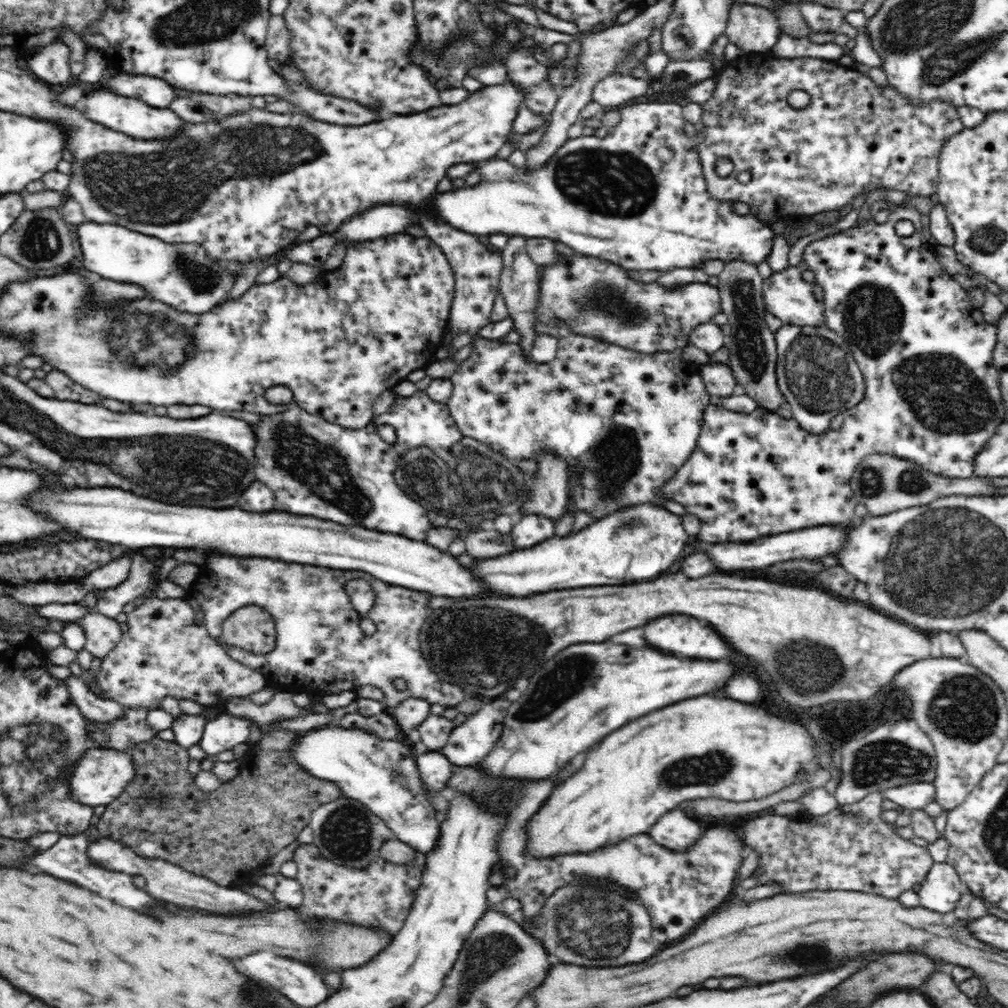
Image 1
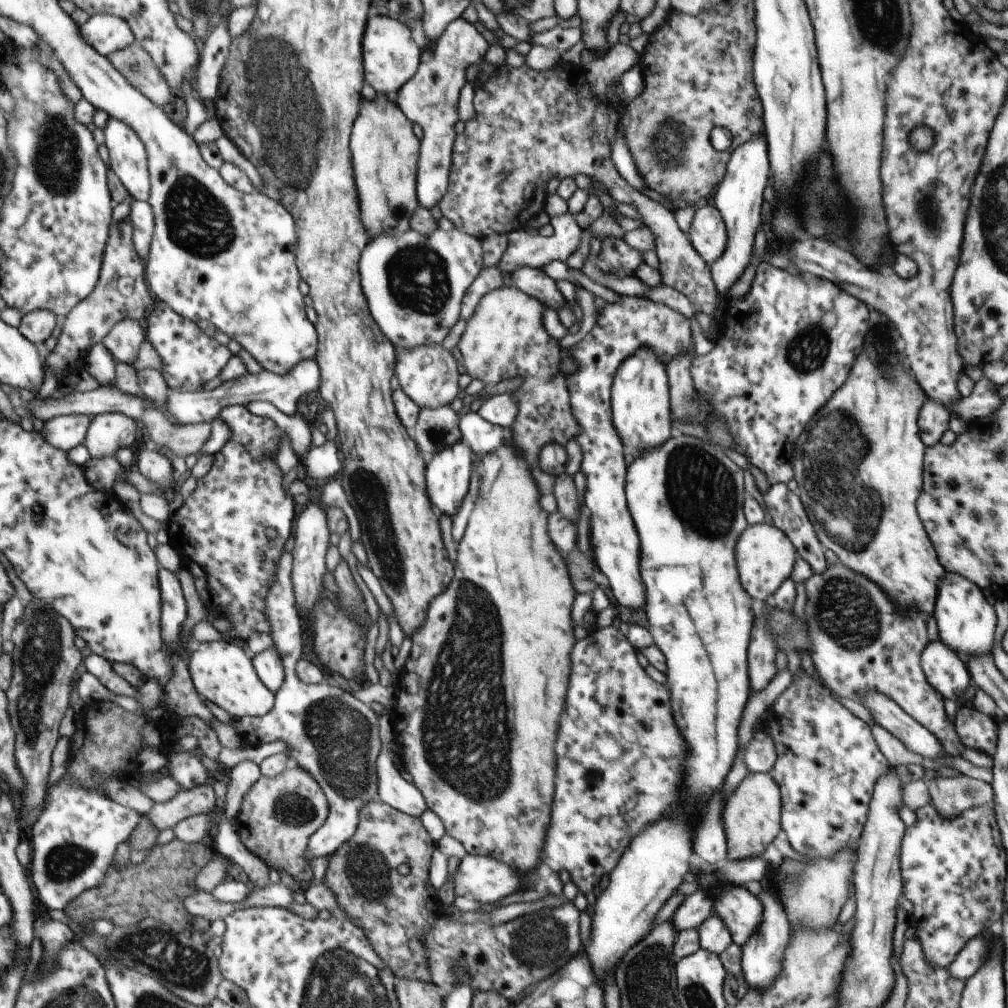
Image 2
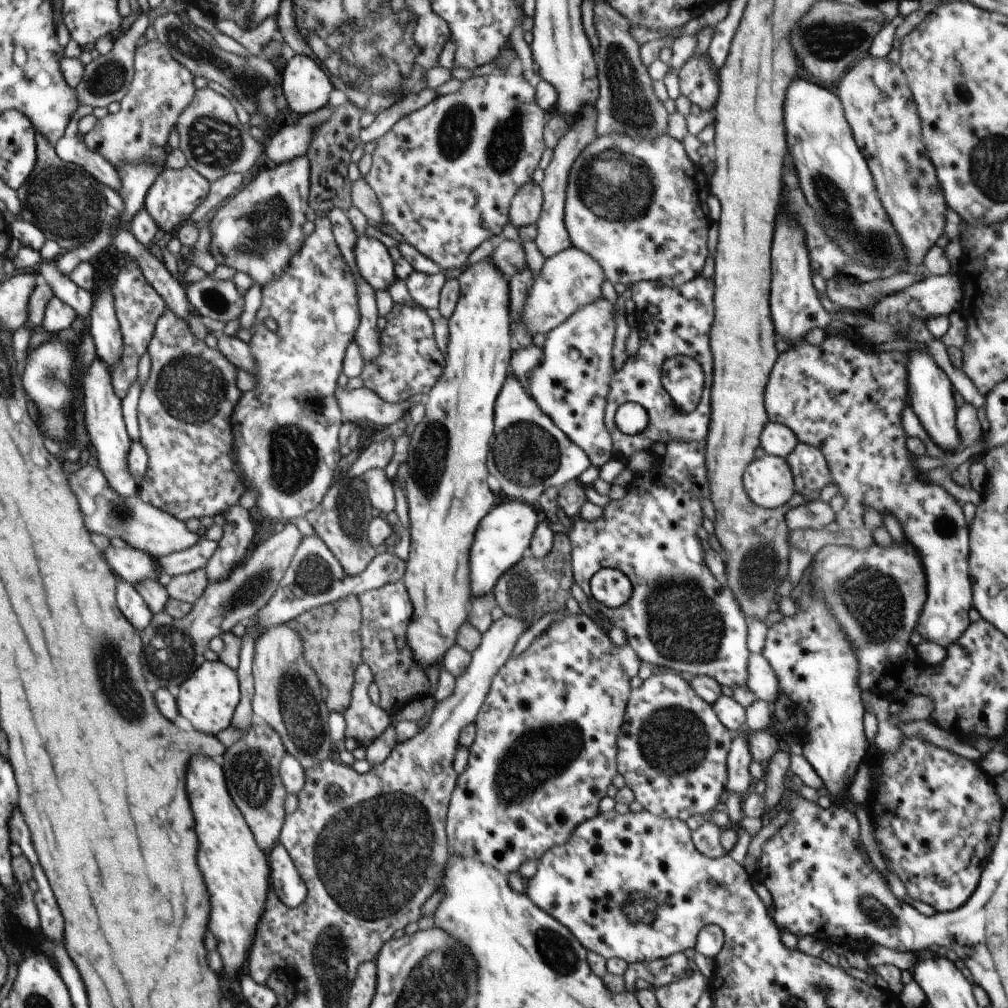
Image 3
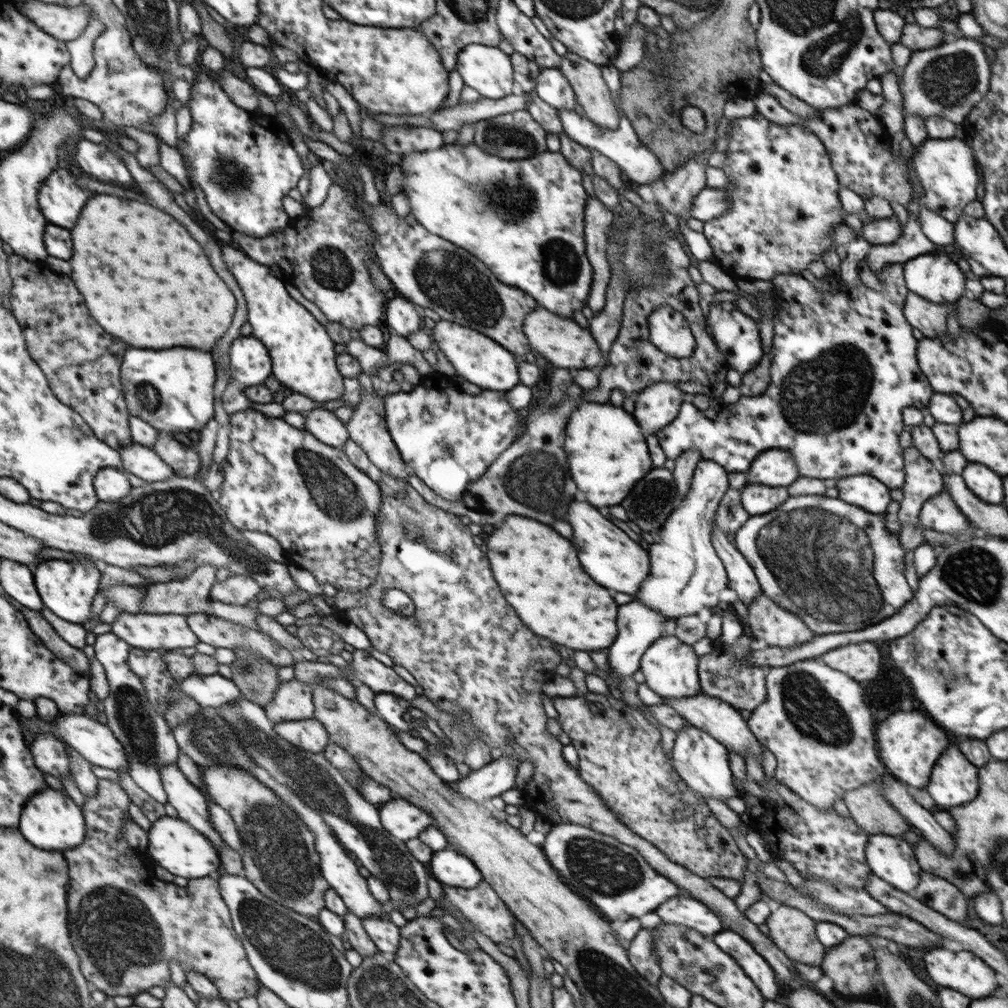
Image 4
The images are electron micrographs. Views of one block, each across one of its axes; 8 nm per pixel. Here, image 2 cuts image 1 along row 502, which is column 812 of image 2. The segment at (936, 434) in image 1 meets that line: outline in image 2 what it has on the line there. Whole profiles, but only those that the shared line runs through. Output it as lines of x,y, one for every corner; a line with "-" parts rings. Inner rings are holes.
802,667
799,669
799,673
793,678
791,684
780,695
778,695
771,707
771,716
774,716
774,724
778,724
778,734
774,734
776,738
773,740
778,758
776,759
774,766
769,770
768,774
774,779
774,782
778,783
781,792
781,830
786,832
788,842
790,842
792,848
794,848
796,852
800,852
800,854
807,856
808,859
831,859
835,856
835,852
838,852
840,848
856,848
867,821
869,804
872,800
876,781
882,776
882,774
890,769
888,759
878,748
871,728
866,722
857,718
842,706
830,690
824,687
822,682
809,678
802,670

